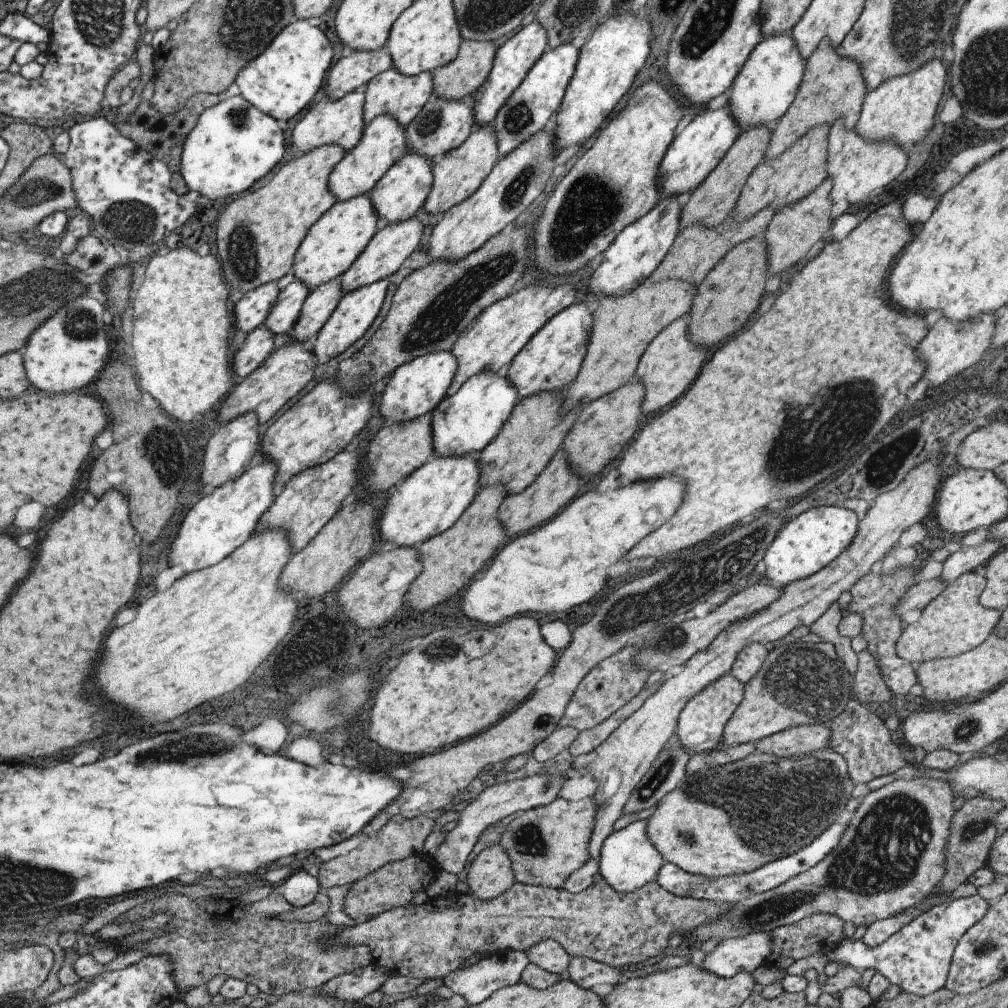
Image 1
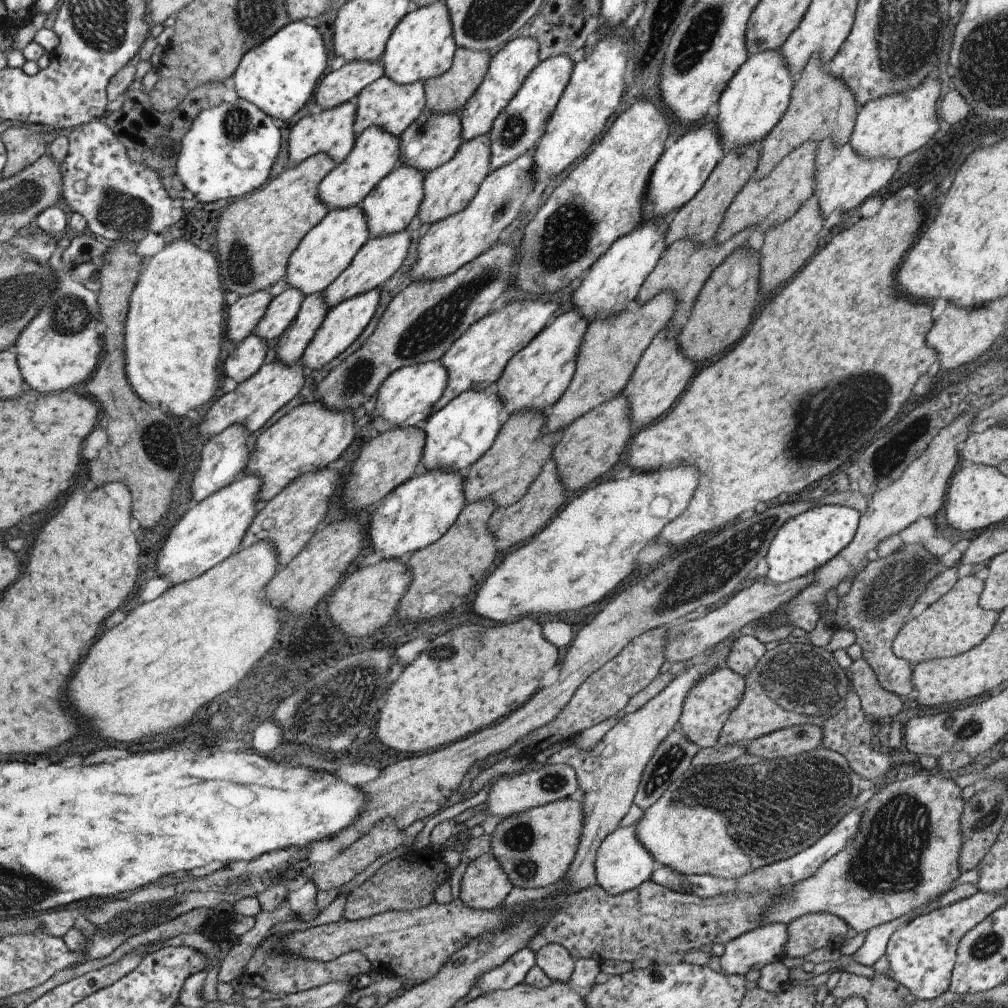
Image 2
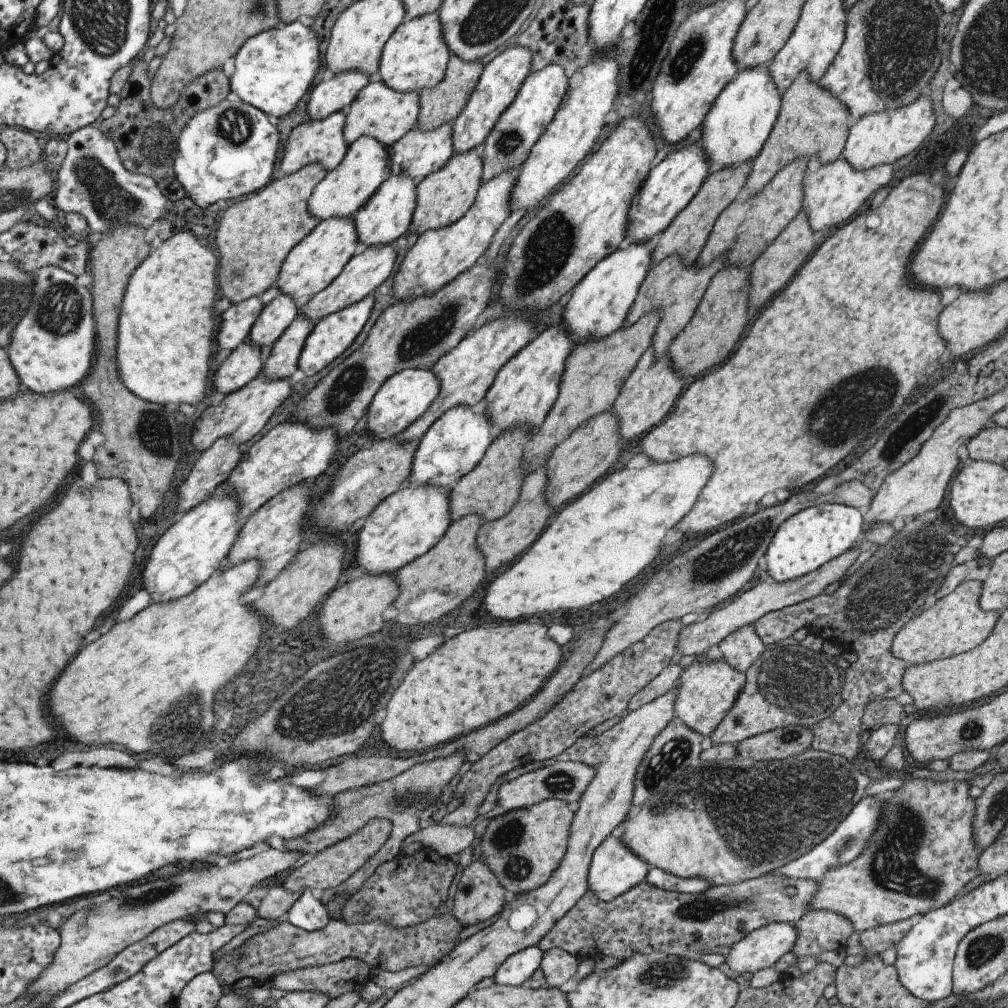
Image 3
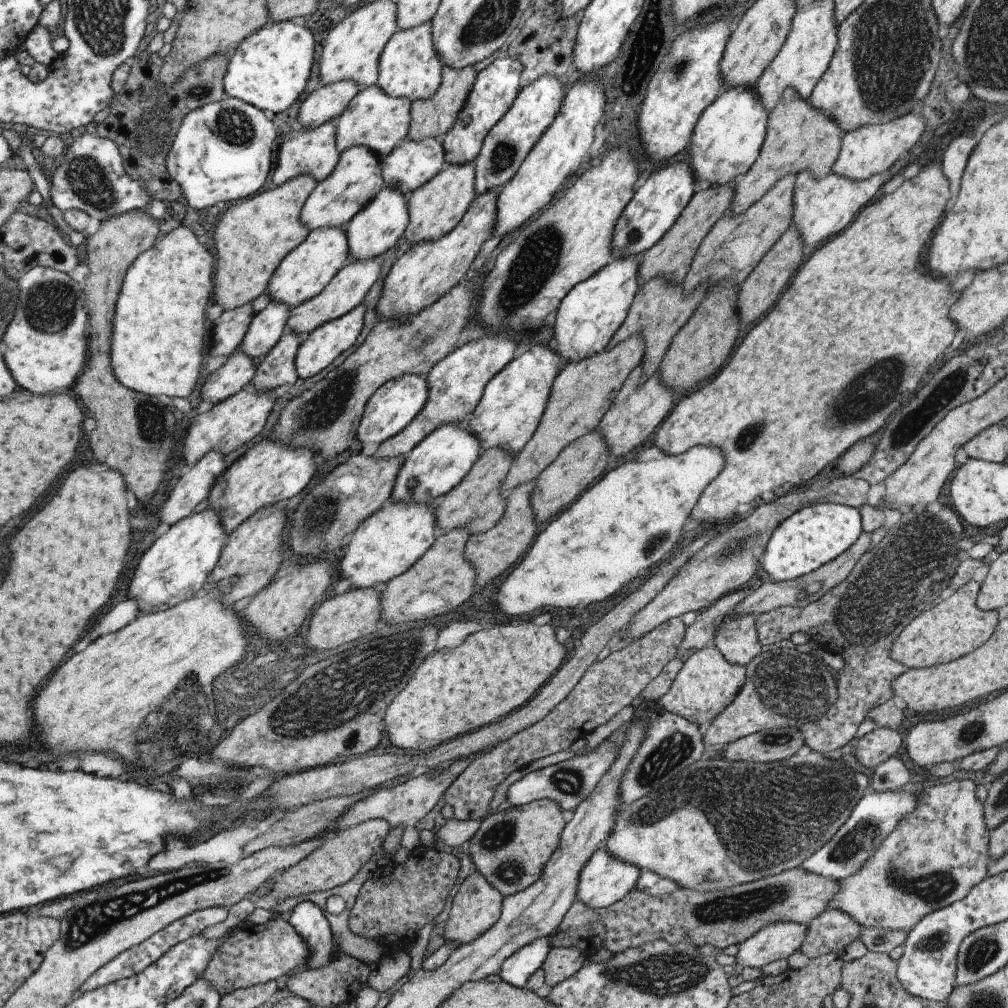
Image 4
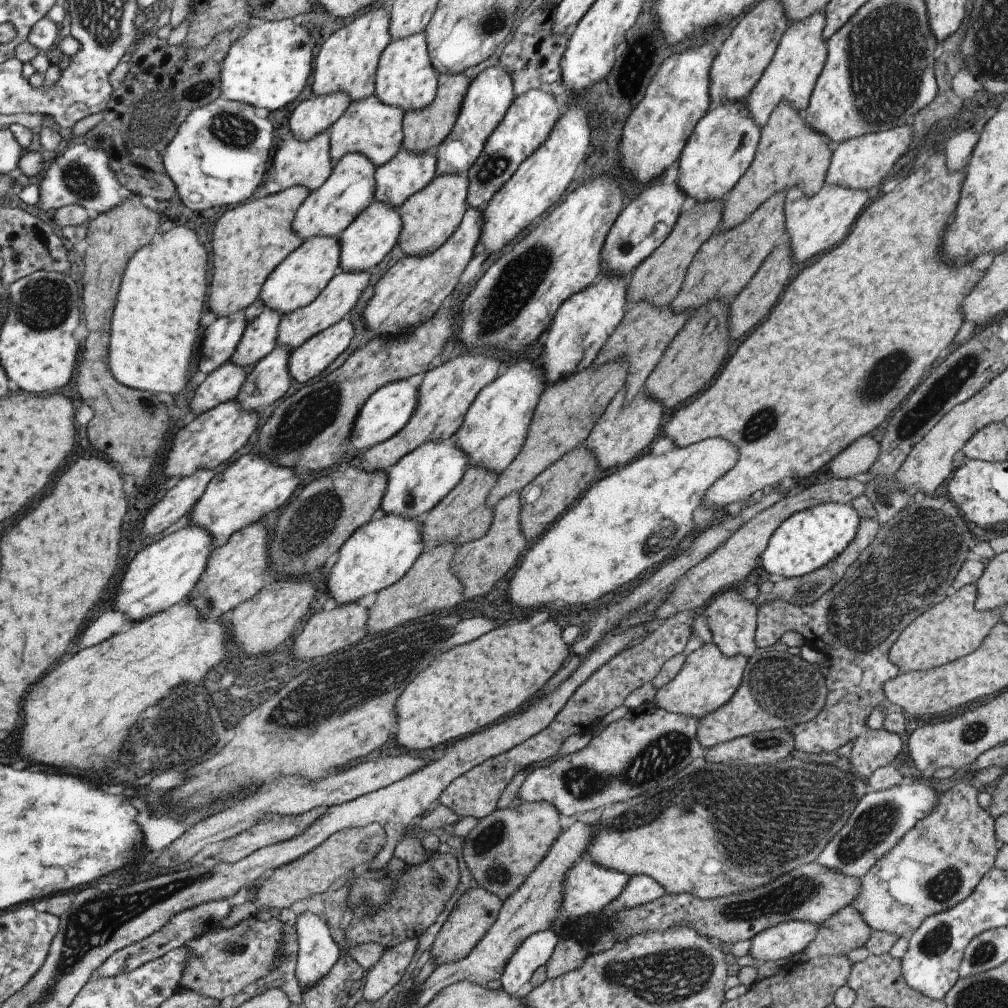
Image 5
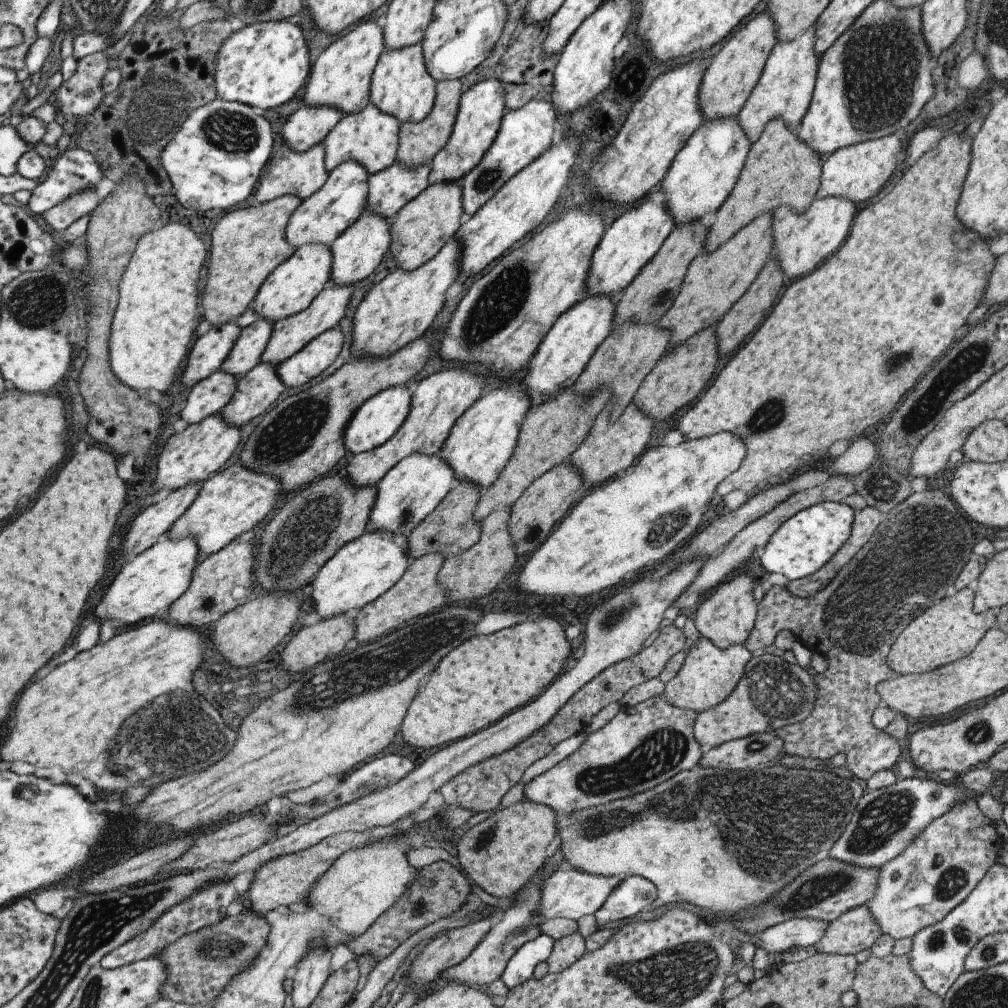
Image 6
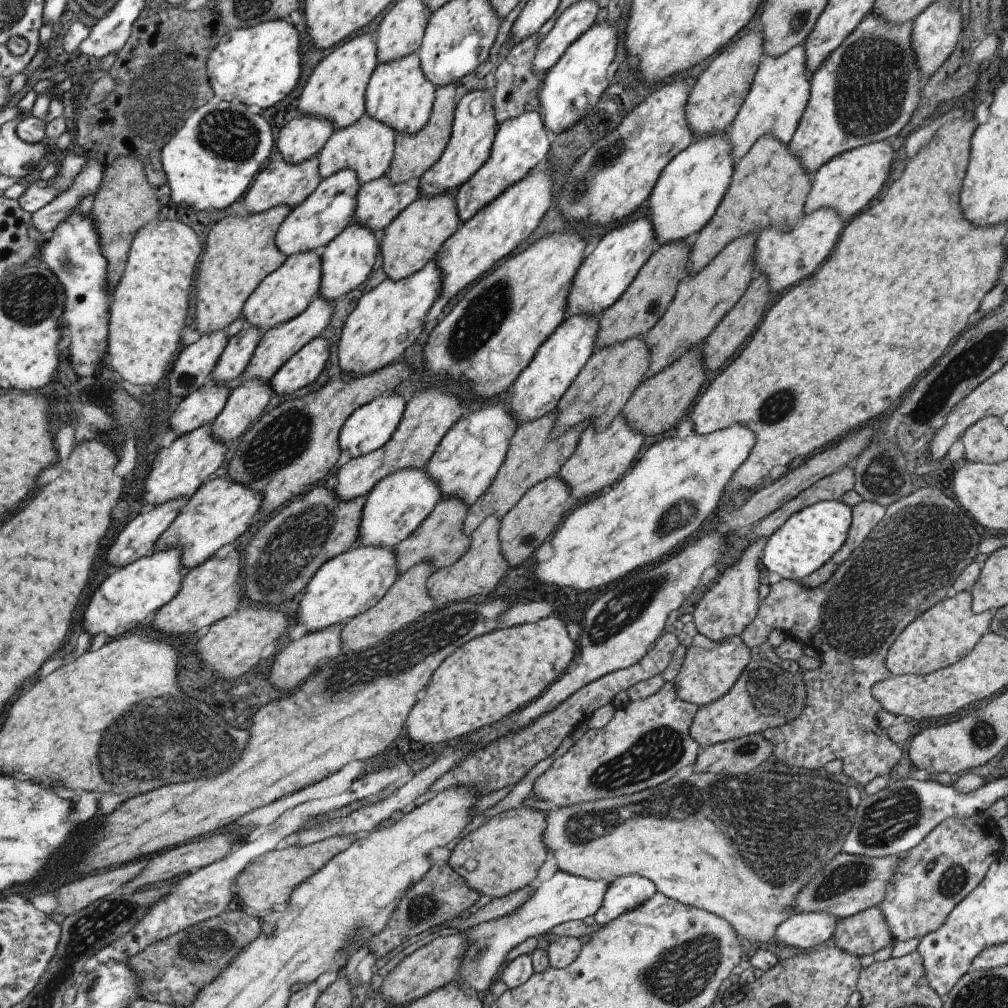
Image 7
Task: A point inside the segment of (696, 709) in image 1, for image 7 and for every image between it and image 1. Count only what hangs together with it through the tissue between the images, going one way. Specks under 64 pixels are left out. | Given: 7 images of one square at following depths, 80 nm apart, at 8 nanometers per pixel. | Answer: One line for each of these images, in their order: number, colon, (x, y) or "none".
2: (705, 708)
3: (705, 691)
4: (706, 683)
5: (707, 678)
6: (708, 675)
7: (709, 669)

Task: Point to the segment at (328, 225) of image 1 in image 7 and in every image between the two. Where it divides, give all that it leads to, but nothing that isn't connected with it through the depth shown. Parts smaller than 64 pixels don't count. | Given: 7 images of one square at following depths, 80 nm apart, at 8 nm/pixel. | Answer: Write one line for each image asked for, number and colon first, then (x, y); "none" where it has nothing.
2: (329, 246)
3: (313, 262)
4: (303, 273)
5: (300, 276)
6: (293, 285)
7: (283, 294)

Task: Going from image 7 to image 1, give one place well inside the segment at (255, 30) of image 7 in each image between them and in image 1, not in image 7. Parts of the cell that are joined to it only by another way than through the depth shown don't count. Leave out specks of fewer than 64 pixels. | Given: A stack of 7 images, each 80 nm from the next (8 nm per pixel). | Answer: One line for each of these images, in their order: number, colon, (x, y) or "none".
1: (281, 80)
2: (279, 75)
3: (271, 71)
4: (269, 69)
5: (267, 67)
6: (263, 65)

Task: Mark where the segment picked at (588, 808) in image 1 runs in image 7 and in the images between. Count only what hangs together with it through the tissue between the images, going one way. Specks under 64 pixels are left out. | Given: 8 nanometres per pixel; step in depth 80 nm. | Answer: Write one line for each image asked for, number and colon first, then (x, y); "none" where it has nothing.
2: (534, 847)
3: (522, 847)
4: (509, 848)
5: (503, 847)
6: (499, 854)
7: (504, 854)

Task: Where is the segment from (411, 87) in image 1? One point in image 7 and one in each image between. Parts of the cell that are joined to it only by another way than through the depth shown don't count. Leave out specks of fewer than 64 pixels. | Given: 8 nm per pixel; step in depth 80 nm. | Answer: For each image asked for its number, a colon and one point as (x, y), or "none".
2: (383, 104)
3: (379, 112)
4: (372, 119)
5: (367, 127)
6: (369, 137)
7: (366, 146)

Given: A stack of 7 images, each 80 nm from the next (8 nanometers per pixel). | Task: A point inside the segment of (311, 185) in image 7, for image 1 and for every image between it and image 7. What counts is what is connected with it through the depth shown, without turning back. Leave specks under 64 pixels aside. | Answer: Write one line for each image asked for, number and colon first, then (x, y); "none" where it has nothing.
1: (327, 122)
2: (330, 132)
3: (321, 142)
4: (312, 152)
5: (295, 163)
6: (301, 174)

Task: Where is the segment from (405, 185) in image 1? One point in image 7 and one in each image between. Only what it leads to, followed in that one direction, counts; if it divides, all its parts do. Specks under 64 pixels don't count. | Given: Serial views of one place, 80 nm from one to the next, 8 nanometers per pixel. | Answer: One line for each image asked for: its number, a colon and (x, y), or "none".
2: (391, 206)
3: (386, 214)
4: (376, 227)
5: (372, 234)
6: (355, 253)
7: (346, 260)

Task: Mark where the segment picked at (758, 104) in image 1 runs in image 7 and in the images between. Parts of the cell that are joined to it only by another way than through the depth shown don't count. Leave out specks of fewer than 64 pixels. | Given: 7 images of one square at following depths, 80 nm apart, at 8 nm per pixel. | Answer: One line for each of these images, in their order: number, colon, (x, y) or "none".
2: (750, 105)
3: (735, 127)
4: (726, 138)
5: (722, 144)
6: (701, 176)
7: (687, 193)

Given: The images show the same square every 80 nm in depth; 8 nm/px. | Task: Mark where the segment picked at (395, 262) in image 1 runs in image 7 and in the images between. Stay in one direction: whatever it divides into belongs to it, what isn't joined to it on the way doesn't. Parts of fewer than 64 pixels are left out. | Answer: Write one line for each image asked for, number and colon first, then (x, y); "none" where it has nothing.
2: (379, 257)
3: (360, 276)
4: (346, 289)
5: (334, 302)
6: (288, 335)
7: (277, 344)

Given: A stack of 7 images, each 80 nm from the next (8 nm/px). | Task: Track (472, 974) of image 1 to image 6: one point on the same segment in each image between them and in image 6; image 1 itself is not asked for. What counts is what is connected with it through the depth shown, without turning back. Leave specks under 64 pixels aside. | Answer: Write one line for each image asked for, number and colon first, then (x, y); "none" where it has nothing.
2: (512, 971)
3: (515, 969)
4: (515, 971)
5: (534, 951)
6: (519, 969)

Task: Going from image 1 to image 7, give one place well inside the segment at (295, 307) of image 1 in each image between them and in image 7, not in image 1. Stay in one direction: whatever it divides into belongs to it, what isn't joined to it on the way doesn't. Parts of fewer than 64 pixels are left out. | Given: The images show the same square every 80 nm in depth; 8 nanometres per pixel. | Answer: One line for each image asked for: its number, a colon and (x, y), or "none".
2: (281, 310)
3: (275, 316)
4: (265, 328)
5: (259, 336)
6: (244, 356)
7: (236, 355)

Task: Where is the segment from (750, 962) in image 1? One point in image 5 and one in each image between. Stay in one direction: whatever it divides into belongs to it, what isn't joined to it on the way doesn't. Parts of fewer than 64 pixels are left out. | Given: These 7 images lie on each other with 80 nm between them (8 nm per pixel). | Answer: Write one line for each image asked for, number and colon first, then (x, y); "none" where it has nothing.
2: (764, 945)
3: (761, 948)
4: (778, 940)
5: (784, 939)

